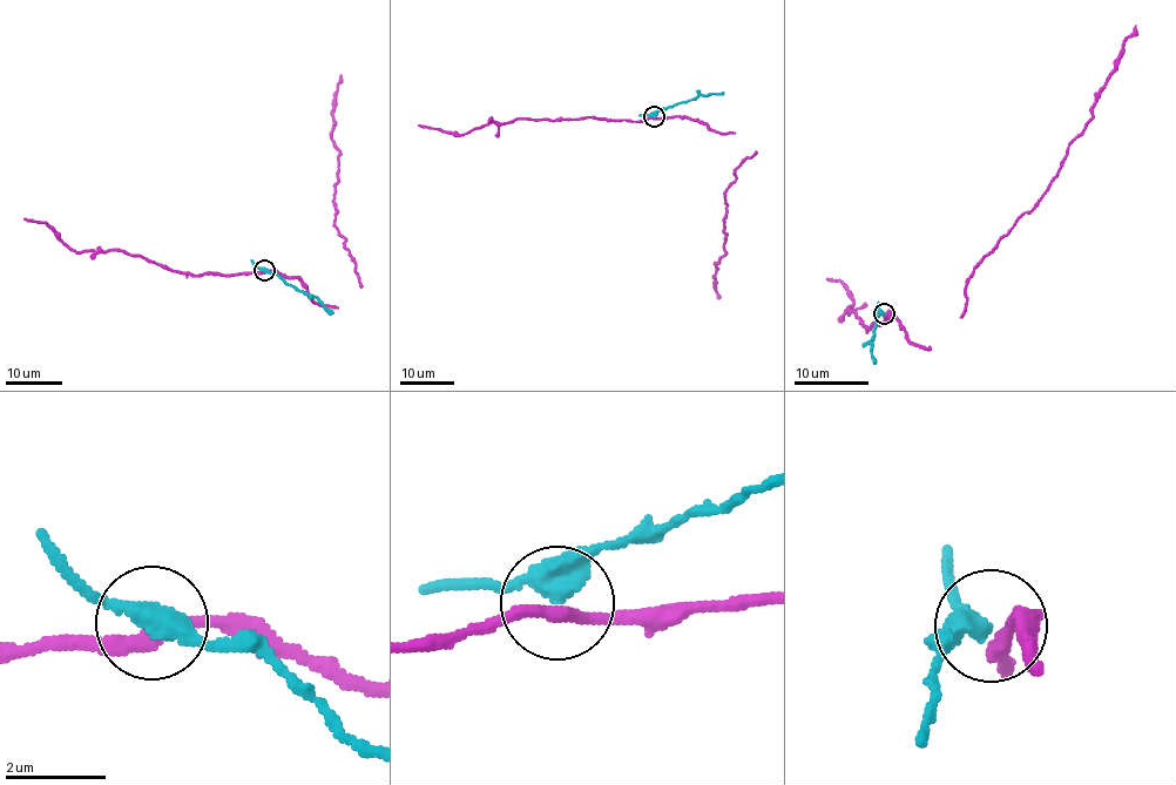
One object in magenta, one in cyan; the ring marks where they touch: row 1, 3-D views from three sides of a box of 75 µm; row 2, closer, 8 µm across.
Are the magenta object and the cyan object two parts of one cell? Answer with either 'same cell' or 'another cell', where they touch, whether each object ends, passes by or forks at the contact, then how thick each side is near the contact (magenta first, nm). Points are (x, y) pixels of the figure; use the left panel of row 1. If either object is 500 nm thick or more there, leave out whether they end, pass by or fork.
same cell | (264, 270) | magenta passes by | cyan passes by | 280/400 nm

